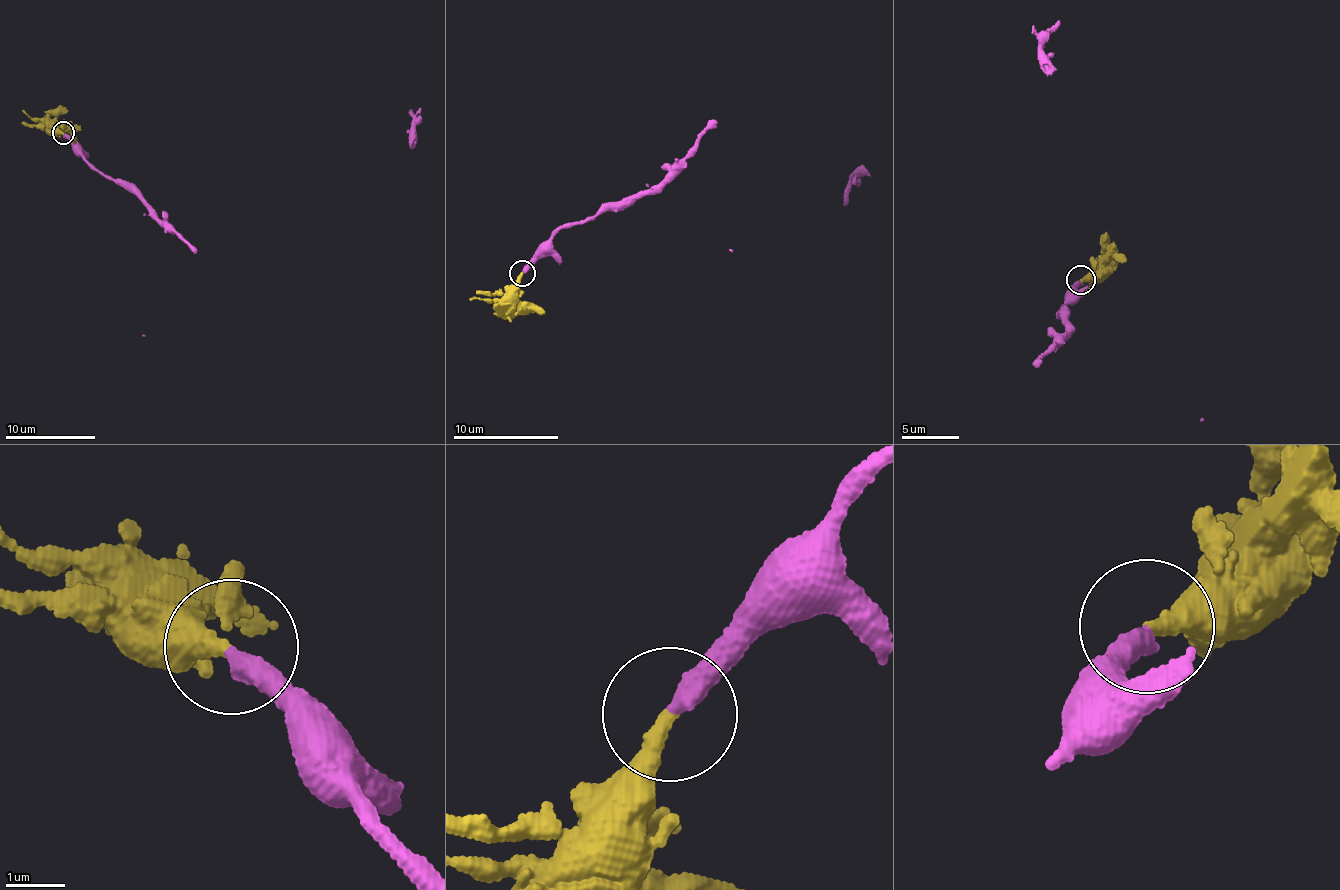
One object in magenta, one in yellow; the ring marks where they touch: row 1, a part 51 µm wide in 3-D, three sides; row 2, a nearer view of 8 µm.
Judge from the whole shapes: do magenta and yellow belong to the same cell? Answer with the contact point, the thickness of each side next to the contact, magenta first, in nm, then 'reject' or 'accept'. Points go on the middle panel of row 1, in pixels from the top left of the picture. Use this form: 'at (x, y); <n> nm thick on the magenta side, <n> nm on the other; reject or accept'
at (522, 273); 340 nm thick on the magenta side, 280 nm on the other; reject

